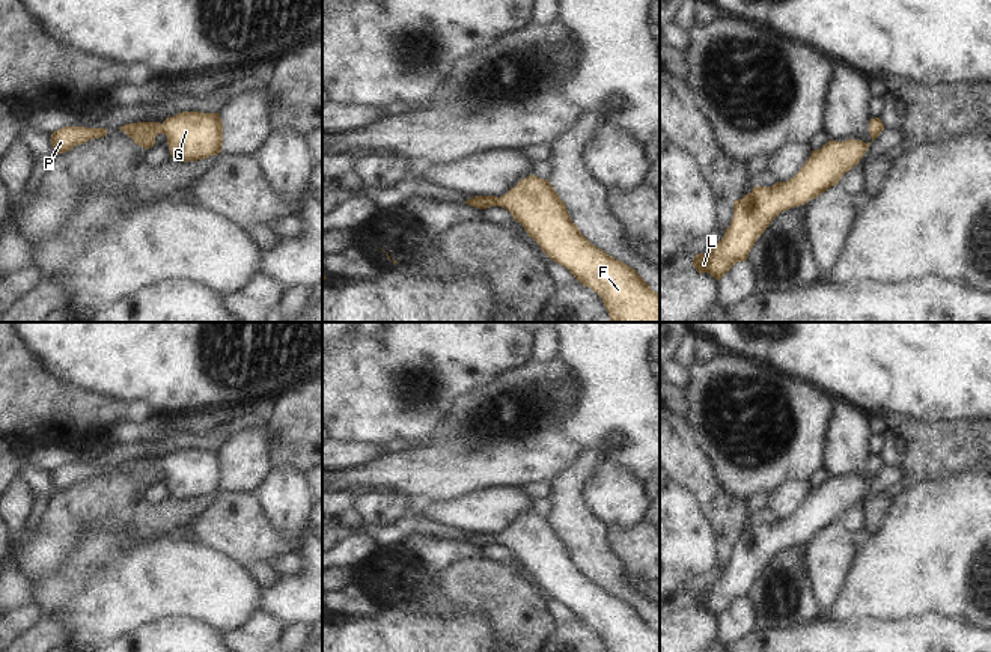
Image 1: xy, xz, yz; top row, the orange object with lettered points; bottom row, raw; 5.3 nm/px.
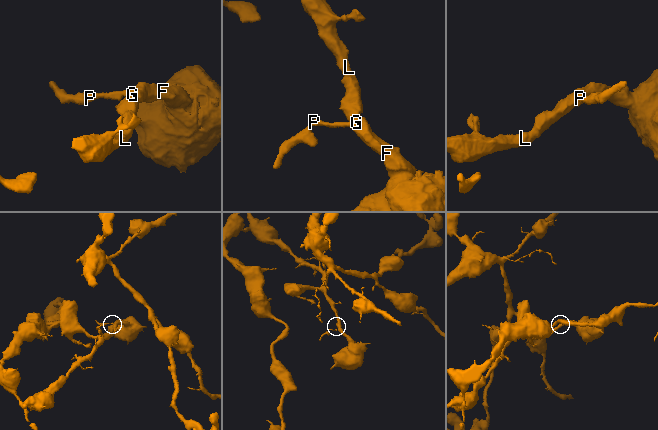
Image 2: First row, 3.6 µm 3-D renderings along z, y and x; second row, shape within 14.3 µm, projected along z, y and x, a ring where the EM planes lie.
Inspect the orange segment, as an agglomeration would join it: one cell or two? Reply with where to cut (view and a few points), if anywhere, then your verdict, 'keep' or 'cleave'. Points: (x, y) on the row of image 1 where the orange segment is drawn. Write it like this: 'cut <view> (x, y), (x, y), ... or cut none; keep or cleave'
cut none; keep

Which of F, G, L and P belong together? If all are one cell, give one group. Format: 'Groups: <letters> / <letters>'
Groups: F G L P

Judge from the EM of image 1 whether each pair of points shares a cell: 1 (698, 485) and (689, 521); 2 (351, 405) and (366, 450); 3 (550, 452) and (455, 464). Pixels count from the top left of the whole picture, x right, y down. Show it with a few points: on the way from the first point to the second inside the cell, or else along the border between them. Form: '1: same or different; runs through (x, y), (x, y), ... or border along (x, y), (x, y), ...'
1: different; border along (675, 482), (693, 497), (713, 529)
2: different; border along (338, 440), (378, 444)
3: same; runs through (526, 452), (479, 453)

